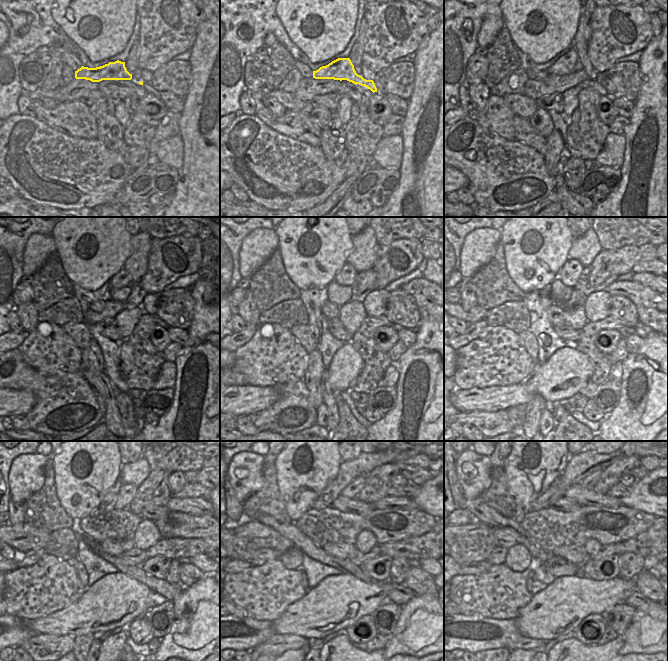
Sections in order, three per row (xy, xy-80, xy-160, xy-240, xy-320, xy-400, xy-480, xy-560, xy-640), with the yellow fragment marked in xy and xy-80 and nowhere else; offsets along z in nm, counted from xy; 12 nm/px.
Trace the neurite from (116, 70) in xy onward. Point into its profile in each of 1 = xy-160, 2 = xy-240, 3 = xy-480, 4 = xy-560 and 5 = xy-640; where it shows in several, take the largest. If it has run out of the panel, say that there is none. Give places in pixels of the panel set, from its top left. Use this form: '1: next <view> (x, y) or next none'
1: next xy-160 (565, 65)
2: next xy-240 (122, 279)
3: next xy-480 (127, 492)
4: next xy-560 (352, 490)
5: next xy-640 (589, 481)

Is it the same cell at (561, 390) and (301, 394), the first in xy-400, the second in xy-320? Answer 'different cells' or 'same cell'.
different cells

